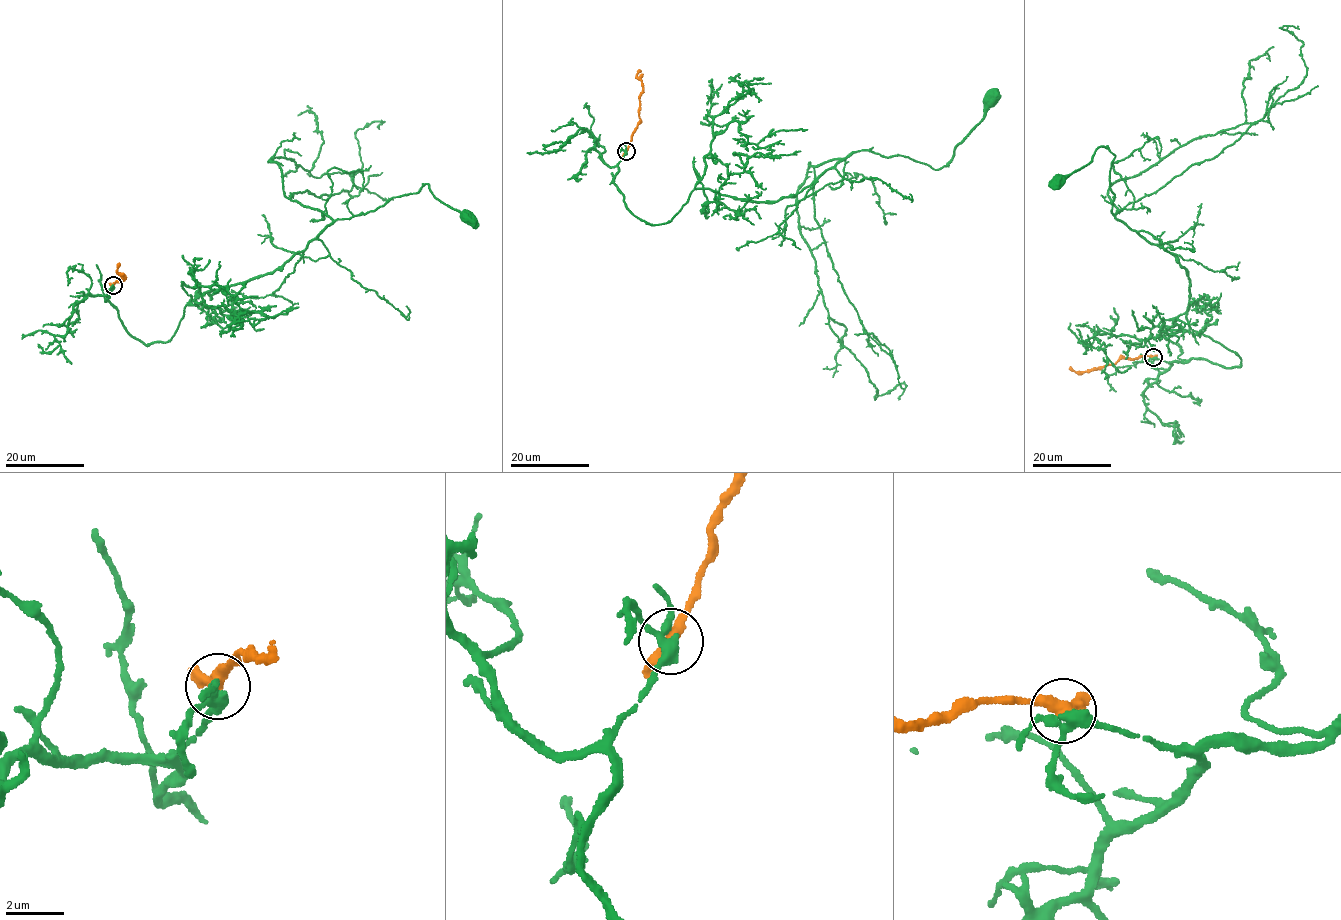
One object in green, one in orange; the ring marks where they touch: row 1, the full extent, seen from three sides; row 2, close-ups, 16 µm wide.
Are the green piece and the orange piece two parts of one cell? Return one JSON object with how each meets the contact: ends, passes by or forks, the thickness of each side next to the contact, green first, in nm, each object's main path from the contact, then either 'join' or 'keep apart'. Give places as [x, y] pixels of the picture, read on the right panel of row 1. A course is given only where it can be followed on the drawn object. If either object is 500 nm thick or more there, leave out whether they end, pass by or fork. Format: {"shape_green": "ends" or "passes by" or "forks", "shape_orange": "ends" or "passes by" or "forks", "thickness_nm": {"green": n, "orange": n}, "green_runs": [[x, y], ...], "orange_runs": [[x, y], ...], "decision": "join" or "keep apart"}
{"shape_green": "forks", "shape_orange": "passes by", "thickness_nm": {"green": 320, "orange": 360}, "green_runs": [[1154, 357], [1241, 360], [1190, 328], [1189, 280], [1174, 255], [1113, 214], [1114, 155], [1101, 146], [1056, 181]], "orange_runs": [[1153, 357], [1123, 358], [1091, 370], [1075, 372], [1070, 366]], "decision": "keep apart"}

